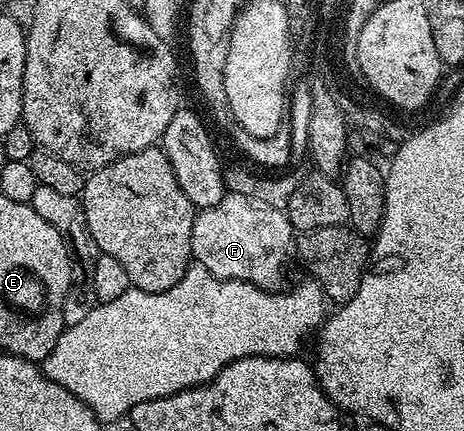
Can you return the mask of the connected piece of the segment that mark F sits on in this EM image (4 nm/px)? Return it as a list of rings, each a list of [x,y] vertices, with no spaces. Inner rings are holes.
[[[226,194],[217,205],[196,214],[191,254],[218,279],[240,279],[258,287],[275,289],[283,279],[283,266],[293,255],[293,228],[284,208],[265,205],[253,197]]]

